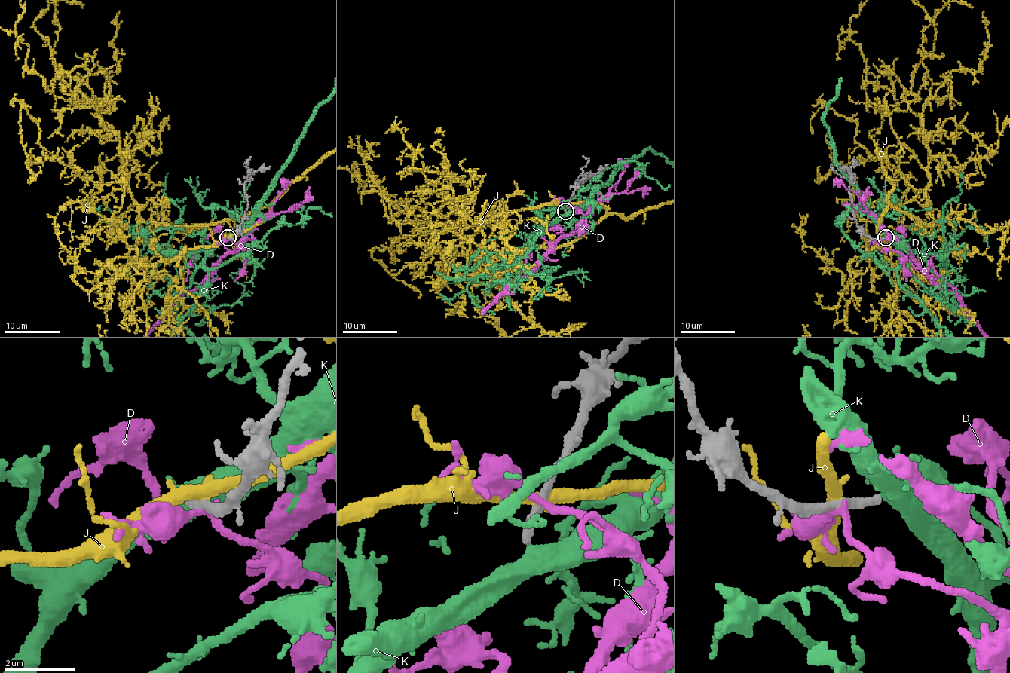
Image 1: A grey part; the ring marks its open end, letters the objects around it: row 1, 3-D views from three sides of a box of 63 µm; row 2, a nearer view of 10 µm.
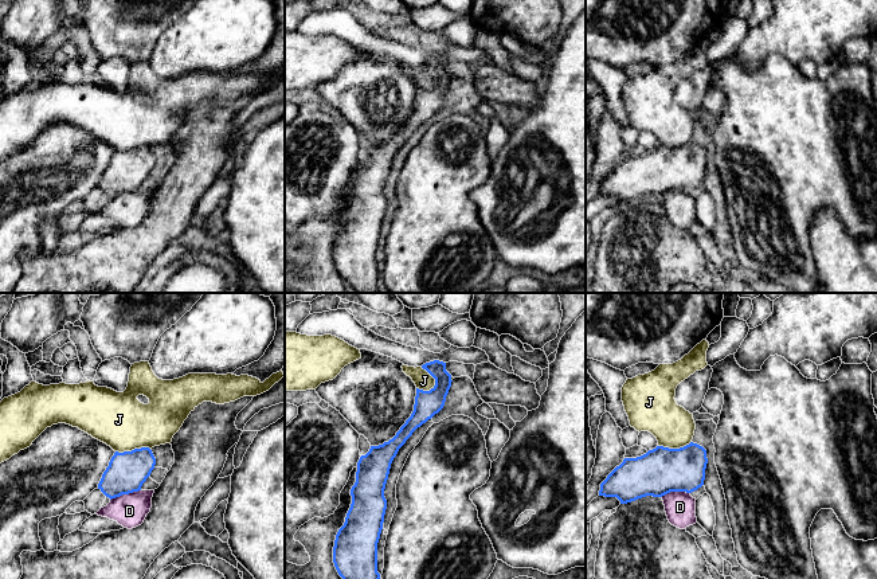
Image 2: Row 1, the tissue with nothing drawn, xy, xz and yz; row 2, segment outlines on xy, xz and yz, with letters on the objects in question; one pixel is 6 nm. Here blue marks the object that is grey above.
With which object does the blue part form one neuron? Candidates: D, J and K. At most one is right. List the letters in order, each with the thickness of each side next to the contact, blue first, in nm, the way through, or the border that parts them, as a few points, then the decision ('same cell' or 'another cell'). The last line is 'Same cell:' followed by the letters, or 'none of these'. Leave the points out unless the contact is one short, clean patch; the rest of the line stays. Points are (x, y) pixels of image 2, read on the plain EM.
D: 240/200 nm | along xy (140, 188), (132, 192), (122, 192), (110, 199) | another cell
J: 160/110 nm | along xz (421, 66), (434, 78), (434, 85), (429, 90) | another cell
K: 280/70 nm | across xz (355, 253), (367, 288), (372, 292) | same cell
Same cell: K

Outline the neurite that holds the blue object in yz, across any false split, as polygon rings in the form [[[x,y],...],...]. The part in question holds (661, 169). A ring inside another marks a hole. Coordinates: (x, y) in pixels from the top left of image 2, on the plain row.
[[[690,141],[680,148],[657,145],[637,157],[625,157],[600,183],[599,195],[616,196],[620,203],[653,195],[662,196],[670,191],[692,192],[704,184],[708,157],[706,149]]]

